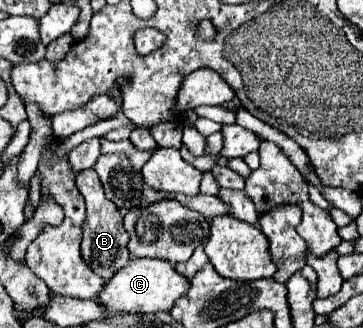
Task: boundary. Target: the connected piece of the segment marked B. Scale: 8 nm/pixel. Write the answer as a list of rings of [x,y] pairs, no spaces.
[[[89,168],[77,176],[77,186],[87,202],[87,216],[85,216],[85,224],[83,224],[83,242],[81,242],[83,260],[95,274],[99,274],[103,280],[109,280],[119,268],[123,268],[131,260],[131,256],[127,252],[129,236],[123,228],[123,216],[119,214],[117,206],[105,198],[101,180],[93,168]]]

